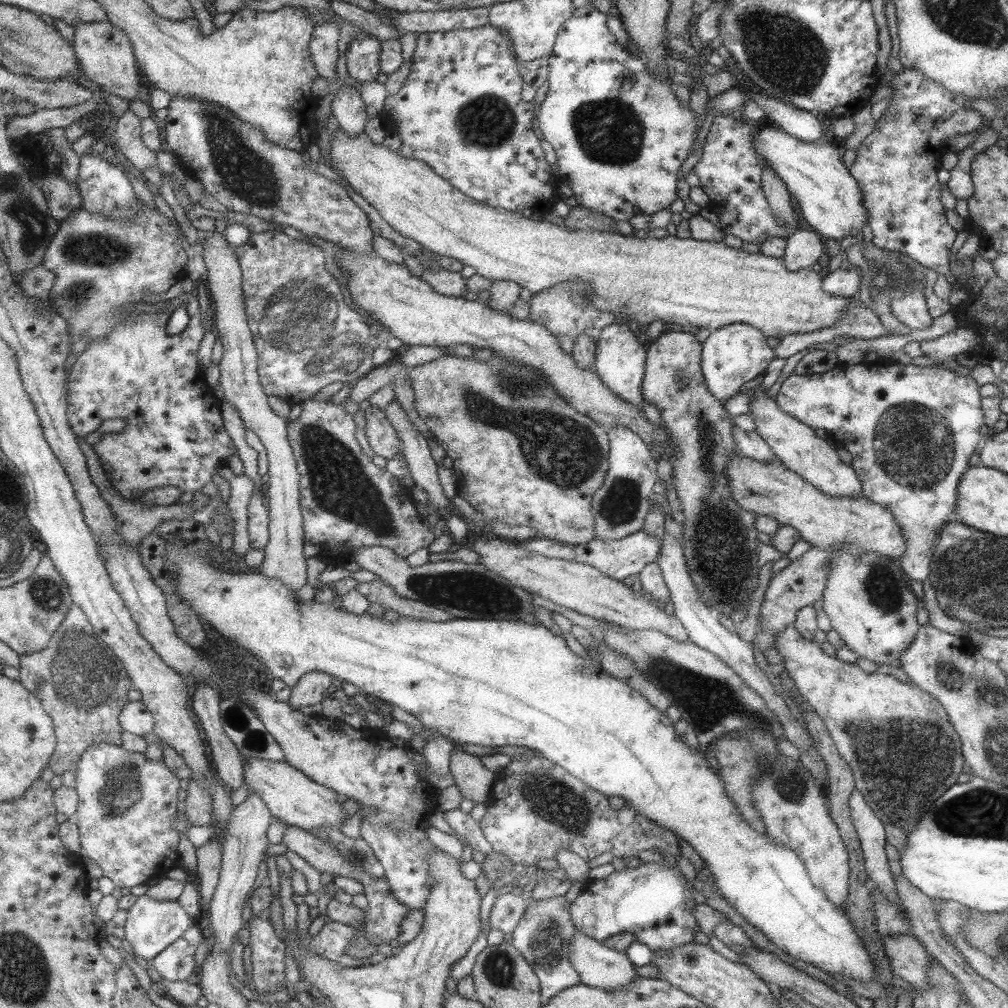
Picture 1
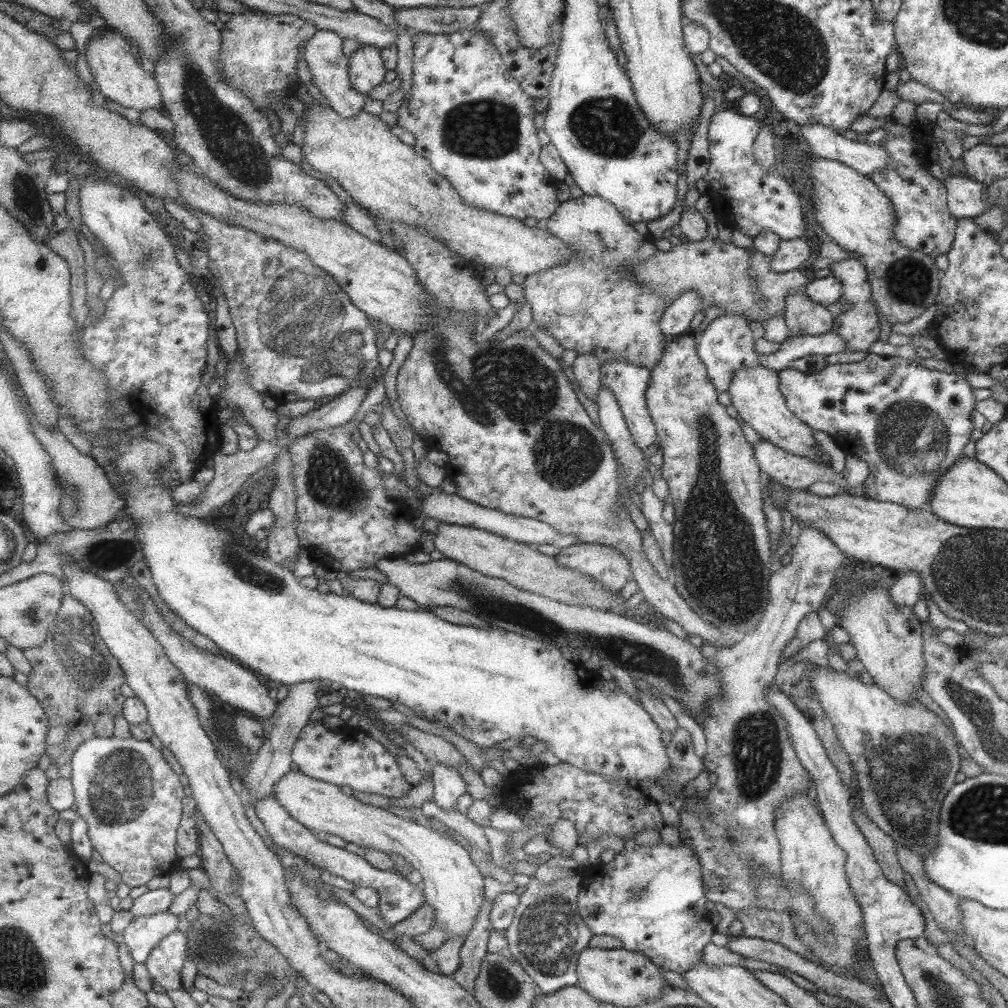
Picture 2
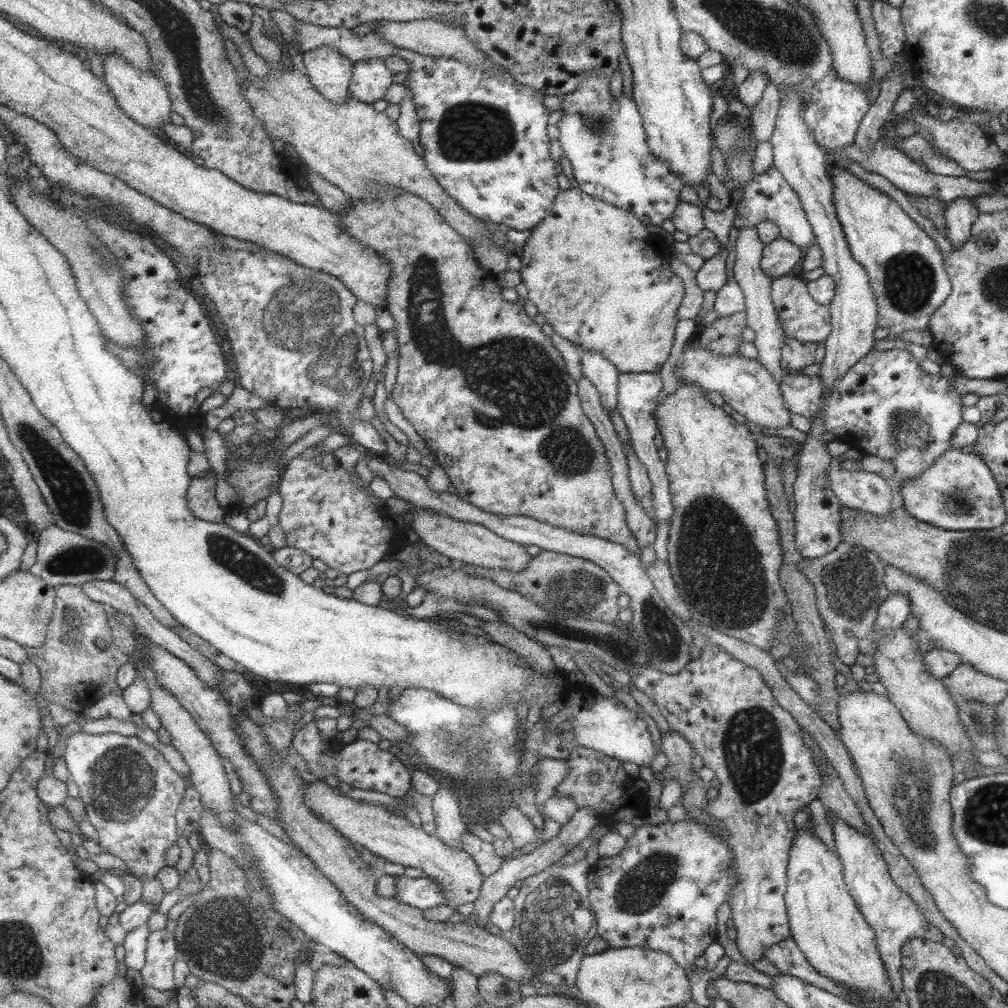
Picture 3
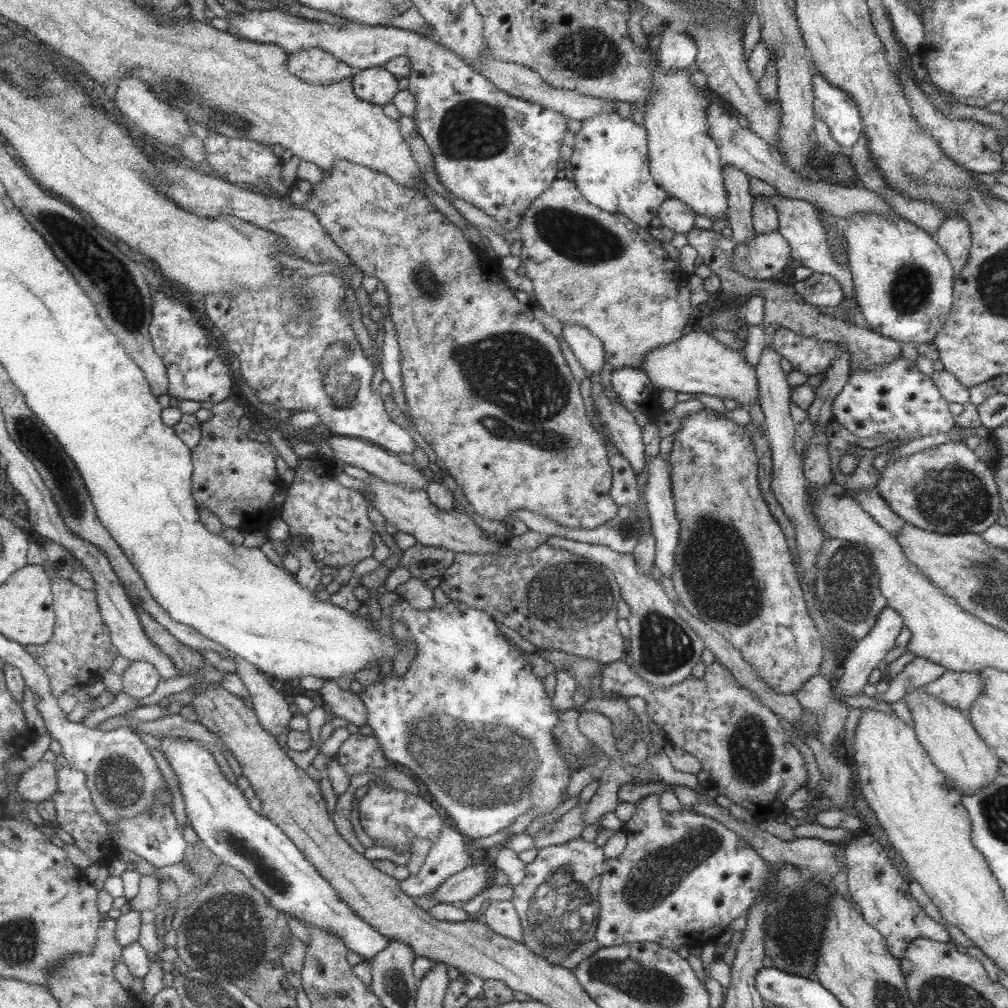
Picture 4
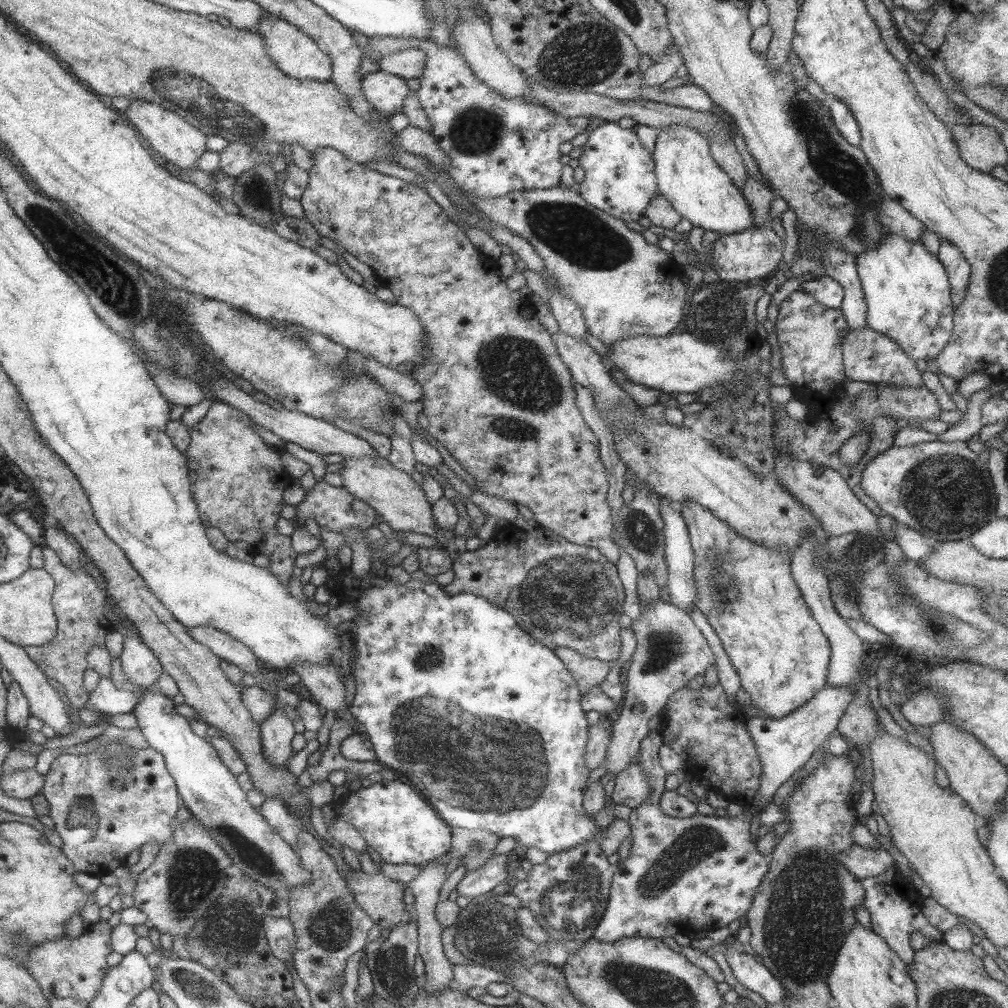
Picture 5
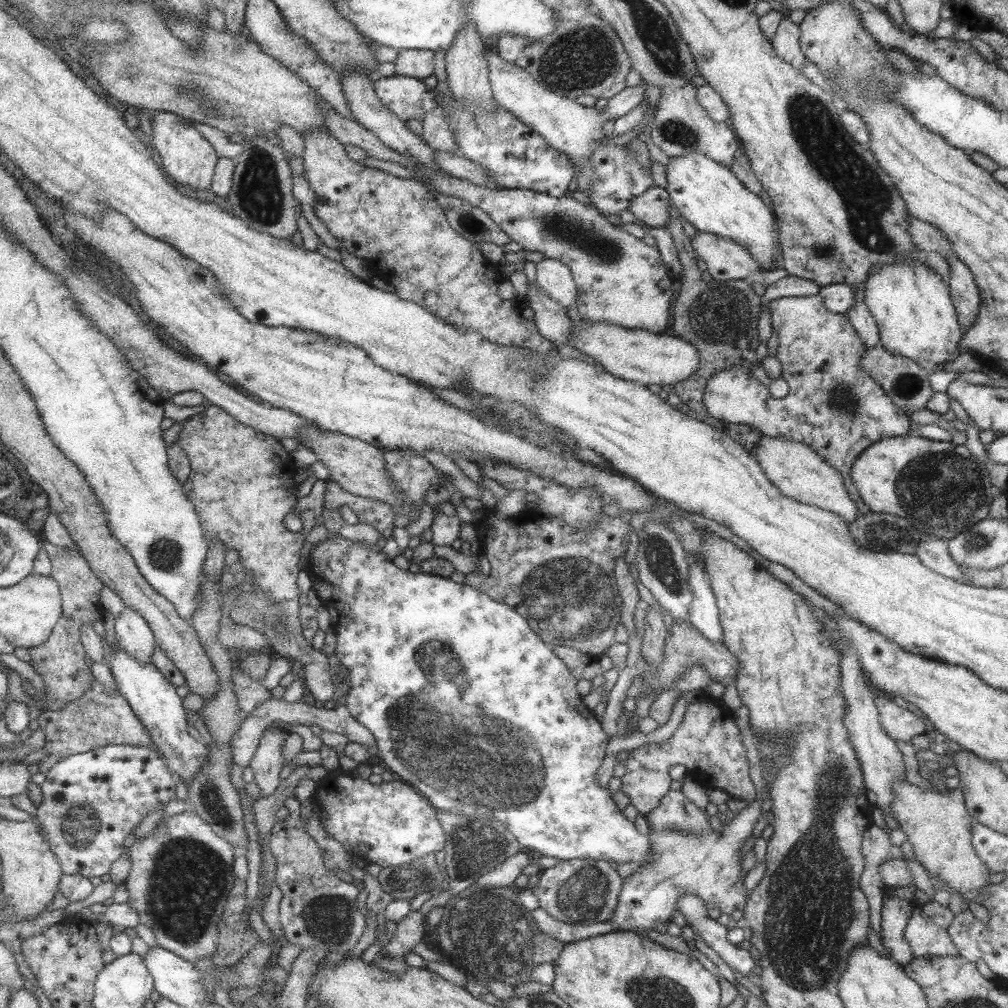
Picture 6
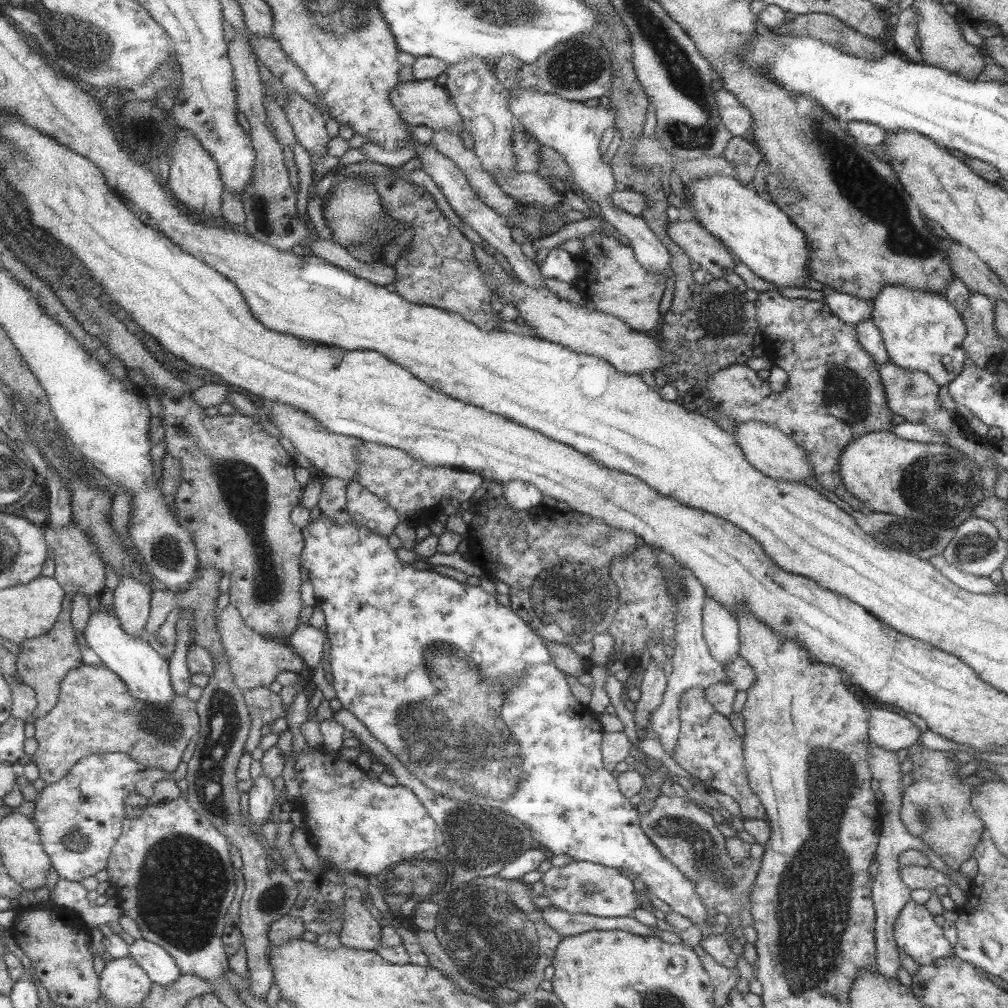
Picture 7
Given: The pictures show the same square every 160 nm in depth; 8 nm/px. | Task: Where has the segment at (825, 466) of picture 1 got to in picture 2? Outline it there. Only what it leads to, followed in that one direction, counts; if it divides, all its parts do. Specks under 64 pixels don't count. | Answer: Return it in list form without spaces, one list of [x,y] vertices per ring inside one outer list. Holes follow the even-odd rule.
[[[757,365],[736,370],[726,391],[730,394],[730,404],[737,410],[739,420],[749,424],[761,440],[770,442],[789,454],[812,460],[817,464],[830,465],[829,461],[821,457],[822,452],[813,439],[812,428],[801,422],[801,419],[788,409],[786,399],[779,388],[778,371]]]

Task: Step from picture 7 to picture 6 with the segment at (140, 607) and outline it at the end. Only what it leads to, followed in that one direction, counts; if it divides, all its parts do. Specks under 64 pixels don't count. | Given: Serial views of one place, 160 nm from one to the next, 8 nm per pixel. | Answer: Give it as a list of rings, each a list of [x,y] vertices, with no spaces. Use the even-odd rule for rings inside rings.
[[[126,608],[116,619],[116,639],[139,663],[151,663],[155,654],[155,634],[148,622],[132,608]]]

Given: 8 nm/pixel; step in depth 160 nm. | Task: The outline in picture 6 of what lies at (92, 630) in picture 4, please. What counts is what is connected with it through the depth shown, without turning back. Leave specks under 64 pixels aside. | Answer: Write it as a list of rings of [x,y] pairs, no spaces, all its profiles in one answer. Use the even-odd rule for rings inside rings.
[[[47,540],[43,548],[52,560],[51,576],[60,583],[61,594],[64,599],[64,614],[57,623],[48,642],[36,649],[28,649],[32,666],[47,685],[43,694],[43,701],[37,701],[41,712],[46,711],[46,700],[63,702],[66,704],[79,701],[95,683],[92,668],[87,666],[87,650],[82,643],[81,629],[92,626],[97,620],[102,620],[104,614],[101,604],[101,592],[105,588],[104,582],[93,572],[88,559],[76,548],[57,546]]]

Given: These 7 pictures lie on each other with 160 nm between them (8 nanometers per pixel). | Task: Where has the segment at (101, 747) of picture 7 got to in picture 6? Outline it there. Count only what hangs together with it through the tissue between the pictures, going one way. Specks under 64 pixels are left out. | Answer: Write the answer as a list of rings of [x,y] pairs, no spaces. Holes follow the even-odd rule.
[[[95,680],[91,690],[87,691],[79,701],[65,704],[65,708],[53,711],[42,711],[40,717],[41,730],[45,732],[45,745],[48,757],[38,763],[38,770],[47,774],[64,758],[89,752],[90,750],[109,745],[143,745],[159,751],[152,744],[152,735],[148,727],[135,715],[135,711],[120,693],[109,695],[109,688]]]

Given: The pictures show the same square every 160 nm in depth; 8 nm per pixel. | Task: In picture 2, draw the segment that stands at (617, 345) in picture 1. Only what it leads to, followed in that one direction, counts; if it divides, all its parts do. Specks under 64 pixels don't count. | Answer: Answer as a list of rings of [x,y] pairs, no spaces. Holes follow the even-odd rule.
[[[617,359],[603,361],[600,363],[600,386],[608,387],[615,395],[616,402],[624,415],[624,421],[627,423],[628,430],[632,438],[642,451],[656,440],[656,432],[653,421],[648,413],[644,392],[649,382],[650,371],[648,368],[631,364],[627,361],[618,361]]]

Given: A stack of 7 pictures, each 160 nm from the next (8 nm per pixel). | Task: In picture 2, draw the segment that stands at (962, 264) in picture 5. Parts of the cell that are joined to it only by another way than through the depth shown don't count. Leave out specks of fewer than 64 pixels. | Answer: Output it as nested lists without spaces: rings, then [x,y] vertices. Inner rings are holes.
[[[955,175],[947,176],[940,182],[947,188],[948,210],[957,220],[973,220],[986,211],[984,198],[988,191],[980,183]]]

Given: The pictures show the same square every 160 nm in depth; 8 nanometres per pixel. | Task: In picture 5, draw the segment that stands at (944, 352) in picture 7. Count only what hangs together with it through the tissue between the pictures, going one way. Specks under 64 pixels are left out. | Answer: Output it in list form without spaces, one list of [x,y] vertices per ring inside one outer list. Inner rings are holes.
[[[887,233],[871,250],[857,253],[854,261],[861,291],[865,297],[866,327],[893,339],[913,360],[935,358],[951,337],[955,315],[948,273],[939,259],[932,255],[921,242]]]

